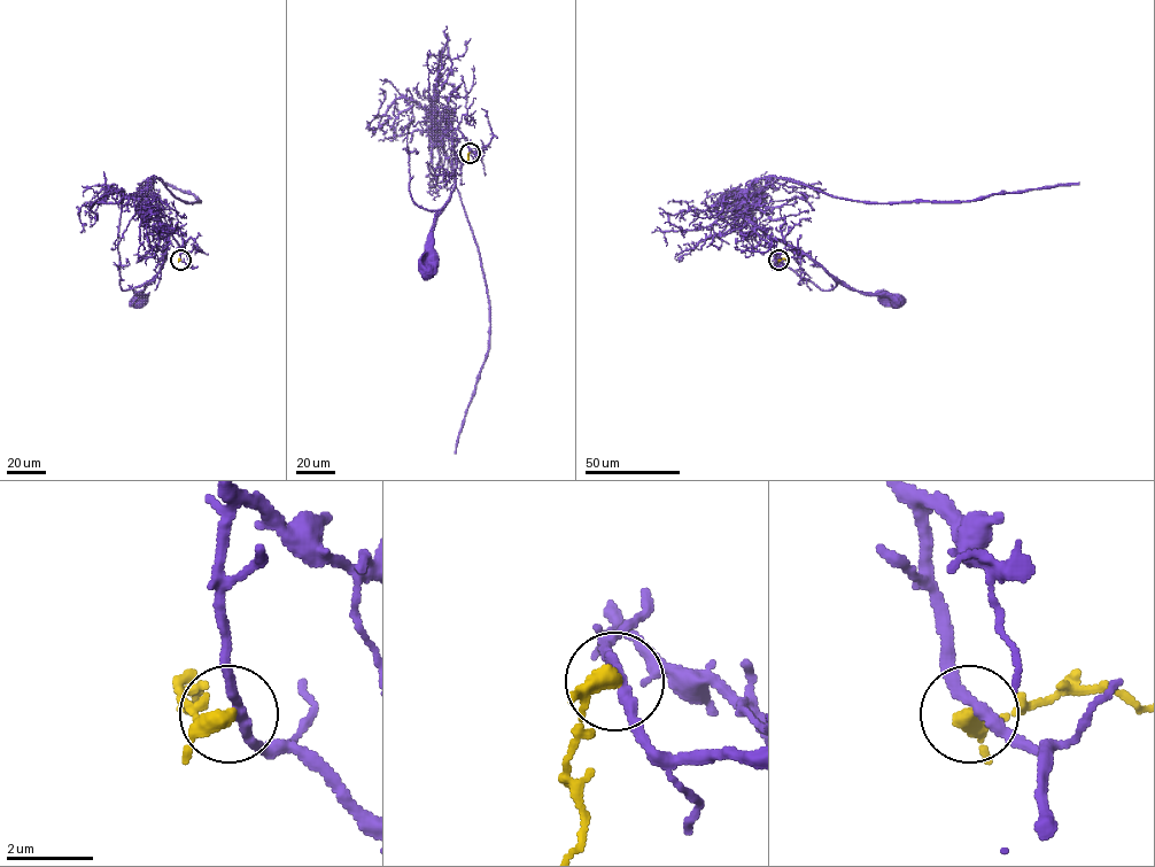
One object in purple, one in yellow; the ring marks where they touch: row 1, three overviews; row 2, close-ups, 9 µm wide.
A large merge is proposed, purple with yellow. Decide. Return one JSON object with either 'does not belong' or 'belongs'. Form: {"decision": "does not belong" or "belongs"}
{"decision": "does not belong"}

